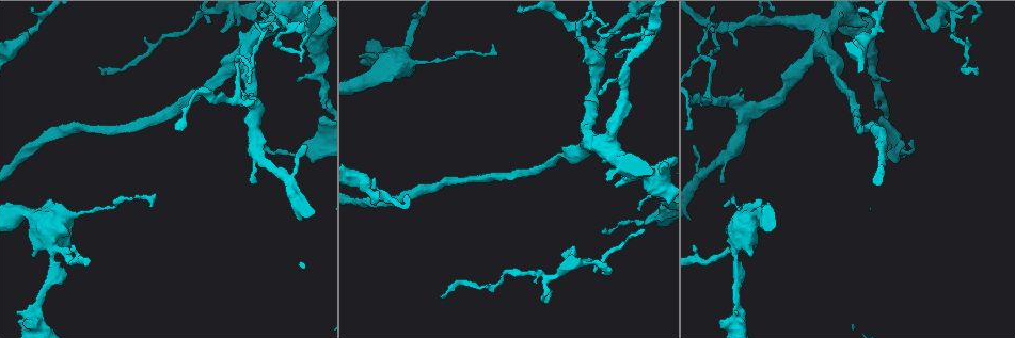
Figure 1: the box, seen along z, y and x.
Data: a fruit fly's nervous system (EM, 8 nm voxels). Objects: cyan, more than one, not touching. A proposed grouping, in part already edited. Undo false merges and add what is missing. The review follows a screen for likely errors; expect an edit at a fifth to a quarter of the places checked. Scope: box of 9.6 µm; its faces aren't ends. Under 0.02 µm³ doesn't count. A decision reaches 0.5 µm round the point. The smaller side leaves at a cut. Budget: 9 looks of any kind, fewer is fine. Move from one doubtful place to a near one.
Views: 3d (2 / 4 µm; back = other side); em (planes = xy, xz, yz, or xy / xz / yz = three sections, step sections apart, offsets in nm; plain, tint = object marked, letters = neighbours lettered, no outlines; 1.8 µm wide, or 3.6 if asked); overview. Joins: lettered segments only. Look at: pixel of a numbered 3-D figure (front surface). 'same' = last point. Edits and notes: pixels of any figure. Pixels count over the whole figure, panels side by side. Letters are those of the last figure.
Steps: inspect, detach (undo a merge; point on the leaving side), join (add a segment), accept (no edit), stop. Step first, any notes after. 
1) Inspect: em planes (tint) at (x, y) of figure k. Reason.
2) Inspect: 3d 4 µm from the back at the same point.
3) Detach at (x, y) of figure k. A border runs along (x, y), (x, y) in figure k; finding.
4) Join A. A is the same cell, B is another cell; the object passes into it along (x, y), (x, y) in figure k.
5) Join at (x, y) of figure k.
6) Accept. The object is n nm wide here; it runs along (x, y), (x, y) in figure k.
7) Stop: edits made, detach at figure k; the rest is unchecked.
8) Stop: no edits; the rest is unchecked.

Inspect: em planes (tint) at (278, 26) of figure 1. Thin end.

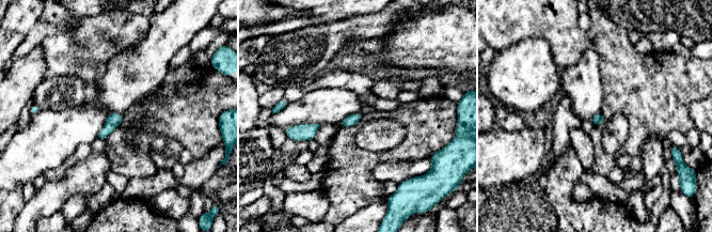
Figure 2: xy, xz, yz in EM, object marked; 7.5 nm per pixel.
Inspect: em planes (letters) at the same point.

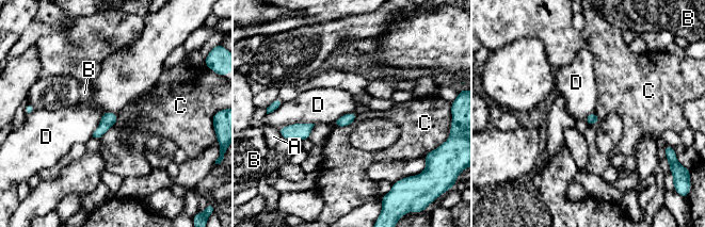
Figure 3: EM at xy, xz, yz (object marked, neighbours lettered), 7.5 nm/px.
Accept. A, B, C and D are other cells; a border runs along (116, 114), (117, 122), (100, 138) in figure 3; no lettered segment goes on from it.

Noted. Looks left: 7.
Inspect: em 3.6 µm planes (letters) at (656, 174) of figure 1. Sharp bend.

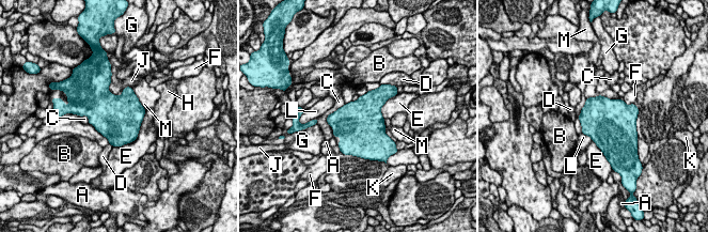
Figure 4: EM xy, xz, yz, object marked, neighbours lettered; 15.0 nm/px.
Accept. A, B, C, D, E, F, G, H, J, K, L and M are other cells; a border runs along (351, 101), (345, 104) in figure 4; continuous, no second neuron.

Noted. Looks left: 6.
Inspect: 3d 2 µm from the back at (38, 296) of figure 1. Thick turns thin.

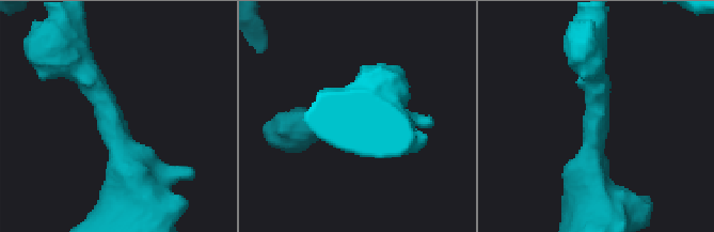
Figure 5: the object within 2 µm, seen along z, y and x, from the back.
Inspect: em planes (tint) at (590, 123) of figure 5. The arms are 320, 460 nm wide.

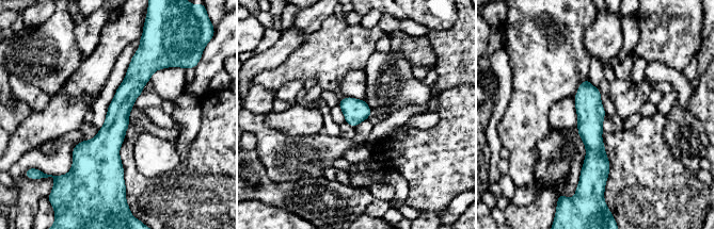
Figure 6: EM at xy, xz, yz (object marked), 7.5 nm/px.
Inspect: em planes (letters) at the same point. See the neighbours.

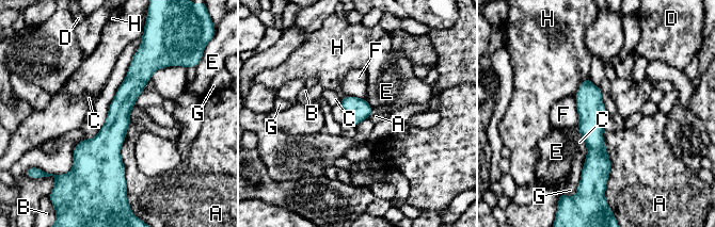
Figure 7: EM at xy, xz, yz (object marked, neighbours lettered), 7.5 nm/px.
Accept. A, B, C, D, E, F, G and H are other cells; it runs along (138, 55), (113, 132), (113, 180) in figure 7; all the same neuron.

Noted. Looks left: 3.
Inspect: 3d 4 µm at (151, 206) of figure 1. Tapers out.

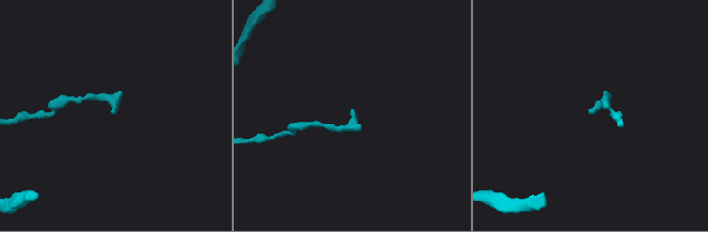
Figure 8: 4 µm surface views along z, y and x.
Inspect: em 3.6 µm planes (letters) at (354, 111) of figure 8.

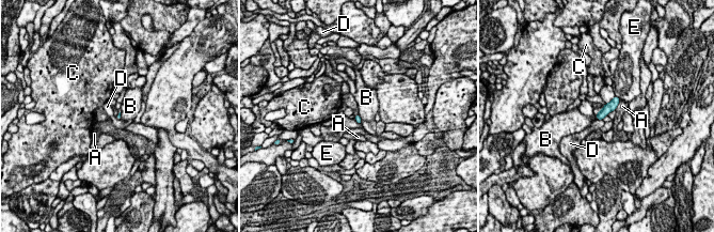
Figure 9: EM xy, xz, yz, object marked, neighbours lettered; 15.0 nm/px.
Accept. The longest contact is with B, 260 nm; A, B, C, D and E are other cells; no lettered segment goes on from it.

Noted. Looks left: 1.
Stop: no edits; the rest is unchecked.

